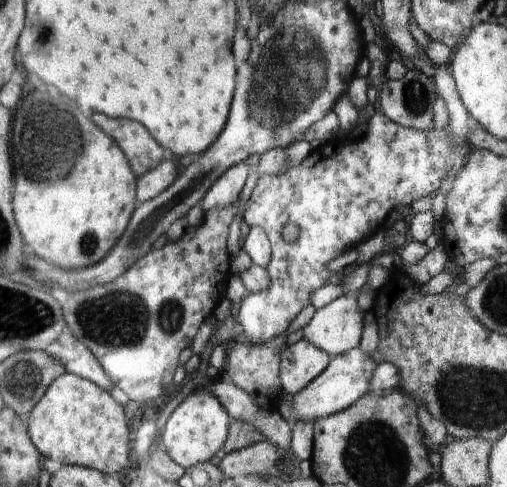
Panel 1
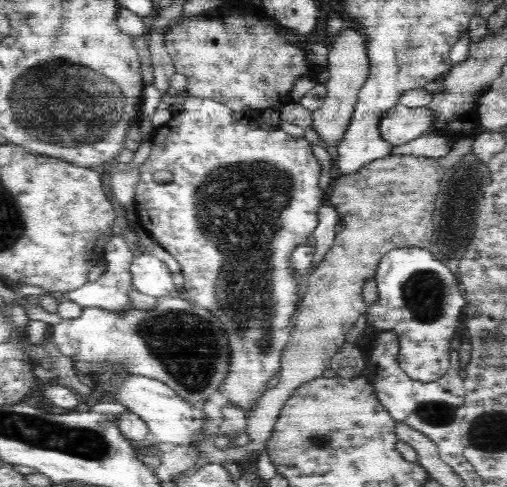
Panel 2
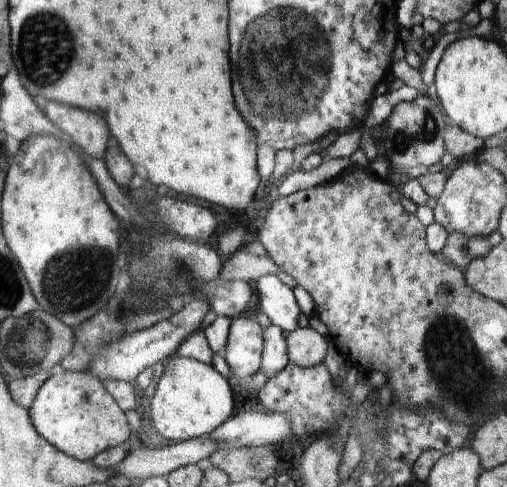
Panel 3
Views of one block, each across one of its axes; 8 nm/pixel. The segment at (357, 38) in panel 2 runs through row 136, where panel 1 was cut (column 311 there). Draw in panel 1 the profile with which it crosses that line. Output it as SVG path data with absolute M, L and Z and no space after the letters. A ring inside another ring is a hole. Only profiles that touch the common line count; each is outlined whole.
M342 294L329 304L315 309L314 316L303 328L304 339L317 346L320 350L327 352L330 357L338 356L356 348L360 344L362 327L364 326L364 315L358 307L357 294Z

